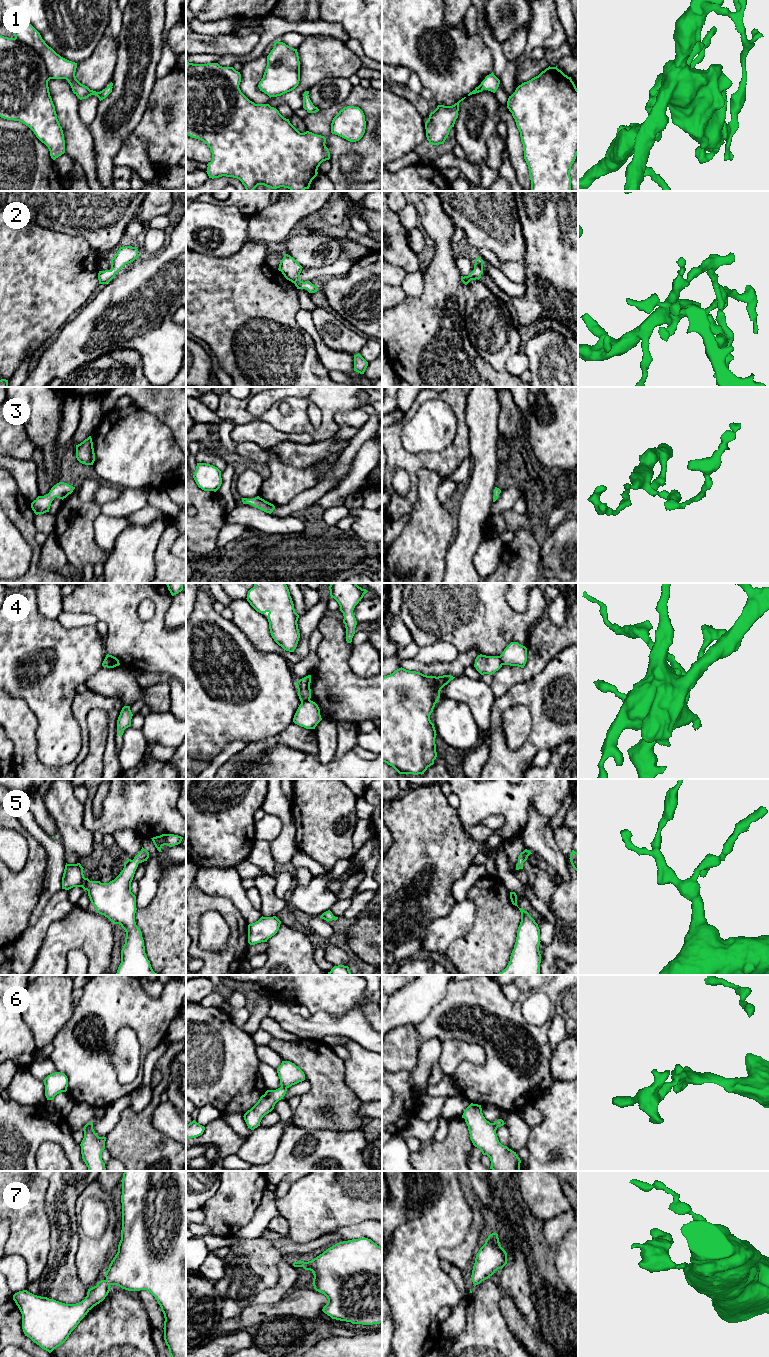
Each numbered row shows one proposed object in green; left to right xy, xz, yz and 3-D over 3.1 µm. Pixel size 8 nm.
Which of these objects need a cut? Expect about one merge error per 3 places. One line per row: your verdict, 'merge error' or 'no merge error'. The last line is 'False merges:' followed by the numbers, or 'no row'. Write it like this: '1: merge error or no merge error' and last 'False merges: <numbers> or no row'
1: no merge error
2: no merge error
3: no merge error
4: merge error
5: no merge error
6: merge error
7: no merge error
False merges: 4, 6

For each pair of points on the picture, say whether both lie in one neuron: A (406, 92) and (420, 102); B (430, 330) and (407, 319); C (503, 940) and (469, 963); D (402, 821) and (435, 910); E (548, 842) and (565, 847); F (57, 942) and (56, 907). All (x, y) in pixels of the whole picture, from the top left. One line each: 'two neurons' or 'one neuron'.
A: one neuron
B: one neuron
C: one neuron
D: one neuron
E: two neurons
F: two neurons

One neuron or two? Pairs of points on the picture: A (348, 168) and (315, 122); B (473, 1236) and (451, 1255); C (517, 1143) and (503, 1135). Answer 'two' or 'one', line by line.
A: two
B: one
C: two

